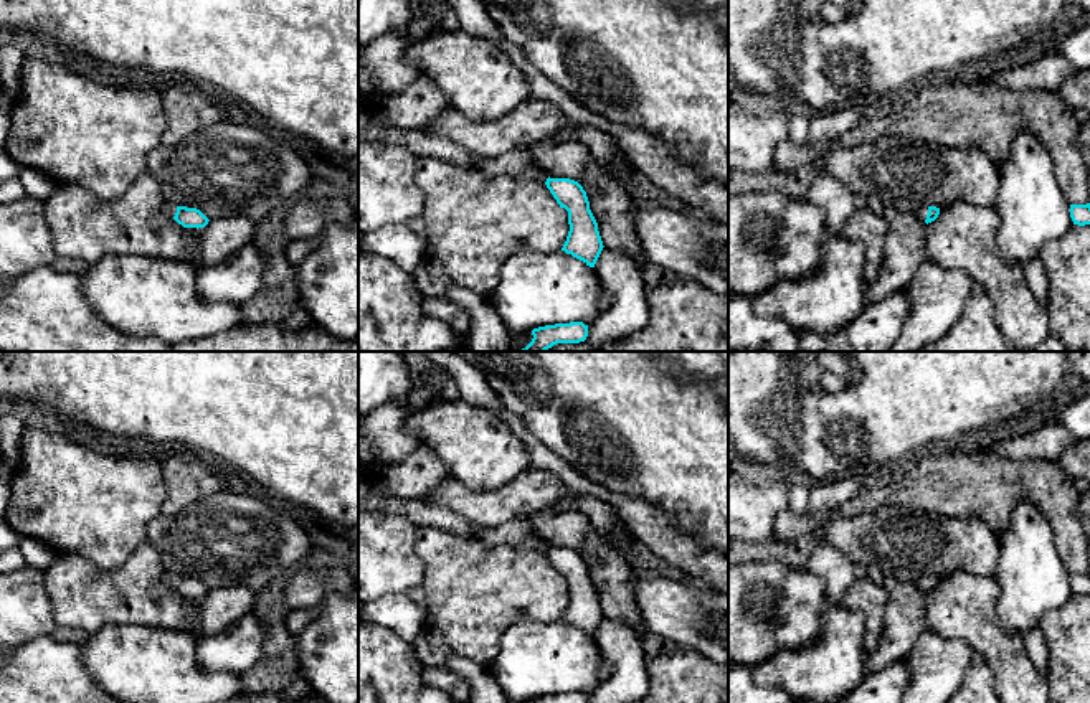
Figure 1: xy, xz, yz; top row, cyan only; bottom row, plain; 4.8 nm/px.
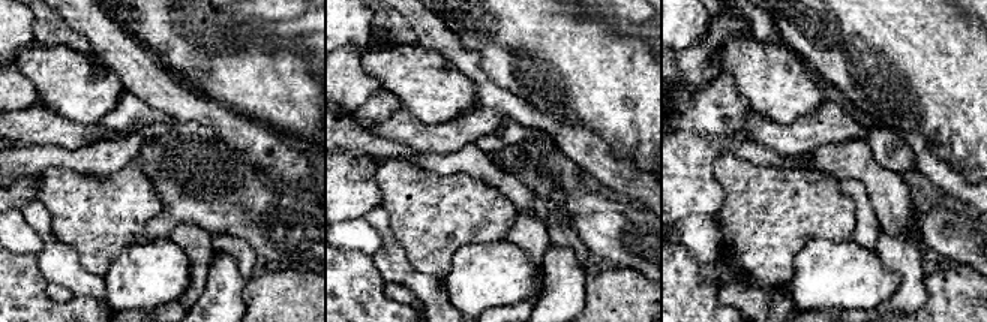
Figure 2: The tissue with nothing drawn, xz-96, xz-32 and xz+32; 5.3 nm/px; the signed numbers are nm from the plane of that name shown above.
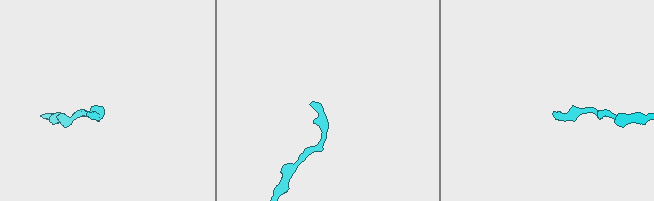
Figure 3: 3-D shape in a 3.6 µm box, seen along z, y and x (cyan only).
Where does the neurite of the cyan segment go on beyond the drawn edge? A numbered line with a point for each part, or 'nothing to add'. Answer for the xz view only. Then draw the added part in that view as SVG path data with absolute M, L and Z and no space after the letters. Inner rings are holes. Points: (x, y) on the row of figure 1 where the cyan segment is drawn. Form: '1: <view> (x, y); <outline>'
1: xz (517, 162); M515 149L494 158L479 157L471 167L487 177L512 175L528 177L538 182L547 182L548 178L548 175L532 162L530 149Z

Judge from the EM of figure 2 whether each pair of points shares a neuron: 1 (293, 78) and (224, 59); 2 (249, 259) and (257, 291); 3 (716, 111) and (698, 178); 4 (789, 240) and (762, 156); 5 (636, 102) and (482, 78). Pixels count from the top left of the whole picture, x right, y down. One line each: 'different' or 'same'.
1: same
2: different
3: same
4: different
5: different

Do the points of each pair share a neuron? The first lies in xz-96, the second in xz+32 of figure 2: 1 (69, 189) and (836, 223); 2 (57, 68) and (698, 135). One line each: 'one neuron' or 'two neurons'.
1: one neuron
2: two neurons

